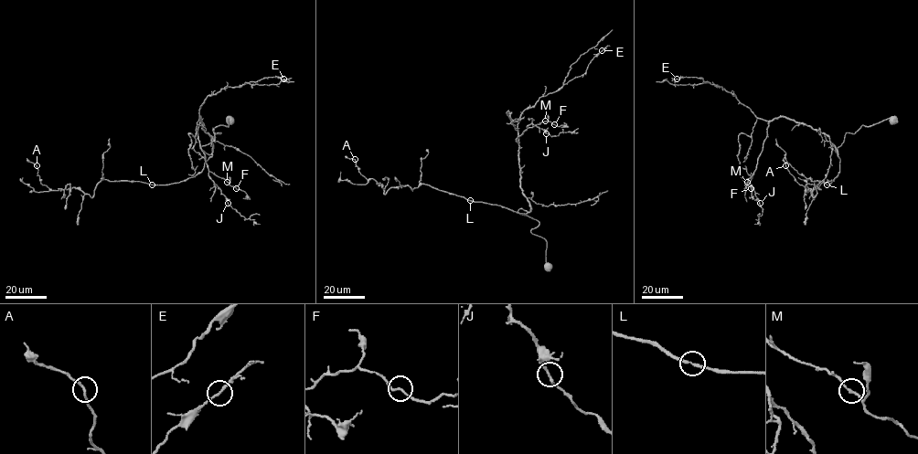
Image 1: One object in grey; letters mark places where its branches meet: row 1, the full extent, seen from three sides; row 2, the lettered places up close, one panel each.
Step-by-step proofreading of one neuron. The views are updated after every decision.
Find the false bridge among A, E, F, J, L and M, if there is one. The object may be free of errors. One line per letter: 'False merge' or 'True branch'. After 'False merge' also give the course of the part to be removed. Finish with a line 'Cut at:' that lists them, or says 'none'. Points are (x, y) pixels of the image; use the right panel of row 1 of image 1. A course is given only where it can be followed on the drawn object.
A: True branch
E: True branch
F: True branch
J: True branch
L: True branch
M: True branch
Cut at: none

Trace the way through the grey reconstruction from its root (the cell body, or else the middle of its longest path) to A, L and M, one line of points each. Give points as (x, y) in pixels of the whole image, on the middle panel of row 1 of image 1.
A: (548, 265), (547, 241), (531, 232), (539, 222), (517, 212), (529, 211), (424, 184), (384, 194), (355, 159)
L: (548, 265), (547, 241), (531, 232), (539, 222), (517, 212), (520, 208), (529, 211), (517, 213), (470, 200)
M: (548, 265), (547, 241), (531, 232), (539, 222), (517, 212), (530, 205), (516, 141), (545, 121)

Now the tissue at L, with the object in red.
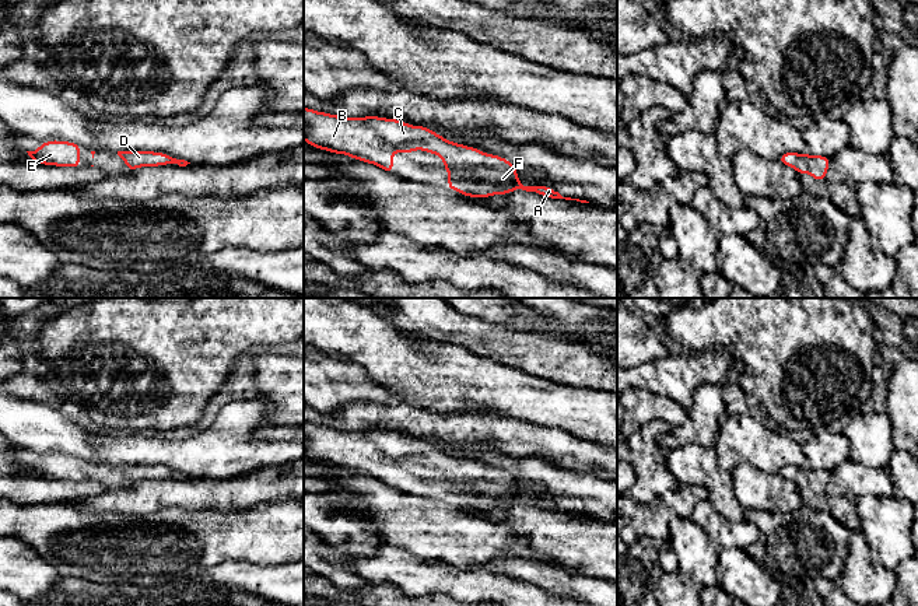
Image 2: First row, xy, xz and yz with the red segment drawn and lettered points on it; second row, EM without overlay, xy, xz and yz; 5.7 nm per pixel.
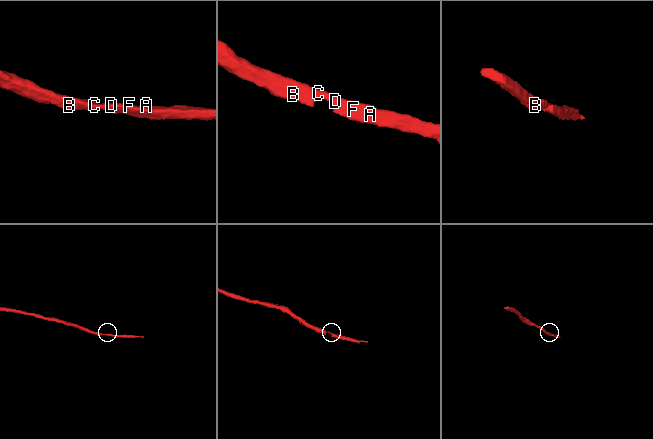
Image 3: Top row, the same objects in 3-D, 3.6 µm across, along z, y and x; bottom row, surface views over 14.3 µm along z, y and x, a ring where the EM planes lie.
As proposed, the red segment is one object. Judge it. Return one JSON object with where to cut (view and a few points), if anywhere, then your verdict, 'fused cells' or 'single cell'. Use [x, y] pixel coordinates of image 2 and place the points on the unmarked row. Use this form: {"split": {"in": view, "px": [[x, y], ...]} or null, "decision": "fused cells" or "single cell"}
{"split": null, "decision": "single cell"}

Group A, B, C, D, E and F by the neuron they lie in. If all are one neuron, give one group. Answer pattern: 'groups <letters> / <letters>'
groups A B C D E F

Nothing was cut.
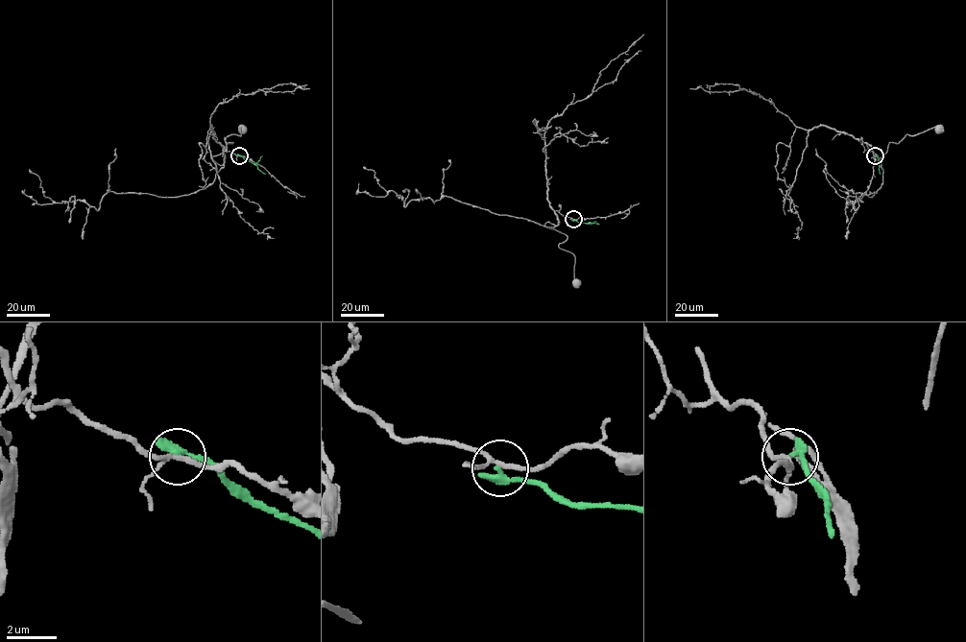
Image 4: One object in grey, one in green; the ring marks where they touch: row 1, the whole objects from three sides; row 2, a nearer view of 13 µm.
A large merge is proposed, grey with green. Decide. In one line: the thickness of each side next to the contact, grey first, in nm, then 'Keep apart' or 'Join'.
Thickness 160 nm (grey) against 320 nm. Keep apart

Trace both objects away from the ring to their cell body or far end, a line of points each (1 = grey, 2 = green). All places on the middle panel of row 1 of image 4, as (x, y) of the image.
1: (573, 219), (555, 211), (558, 224), (544, 225), (567, 235), (559, 247), (575, 257), (576, 281)
2: (573, 219), (599, 224)

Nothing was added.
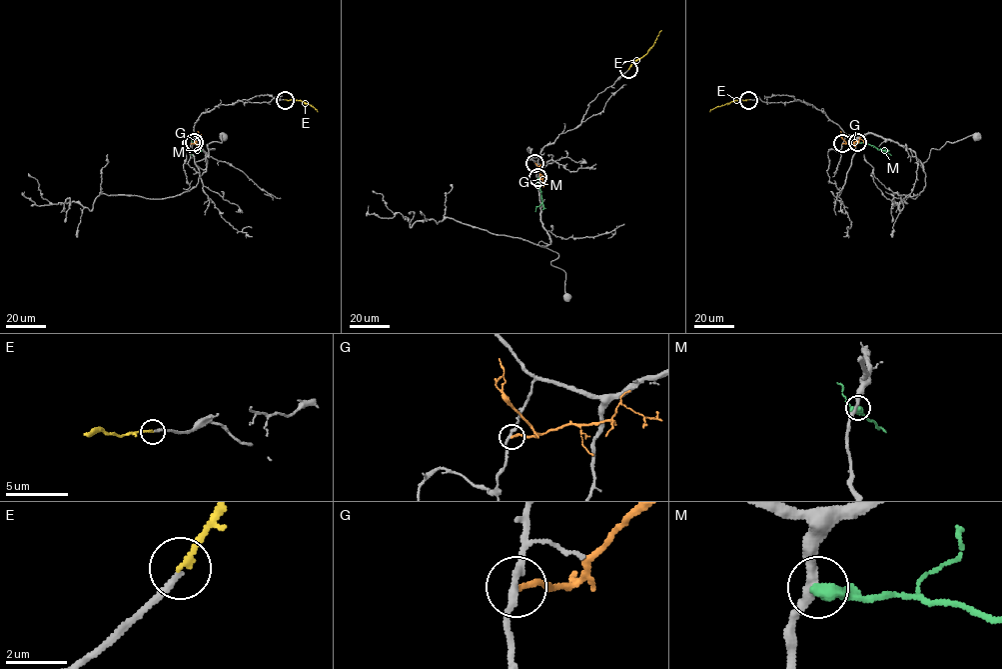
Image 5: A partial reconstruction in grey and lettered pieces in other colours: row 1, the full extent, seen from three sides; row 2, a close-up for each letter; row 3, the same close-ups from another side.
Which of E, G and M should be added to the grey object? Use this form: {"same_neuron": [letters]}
{"same_neuron": ["E"]}

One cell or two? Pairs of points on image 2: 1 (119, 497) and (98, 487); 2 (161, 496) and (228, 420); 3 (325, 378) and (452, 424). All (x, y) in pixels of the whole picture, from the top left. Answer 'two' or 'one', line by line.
1: two
2: two
3: two

